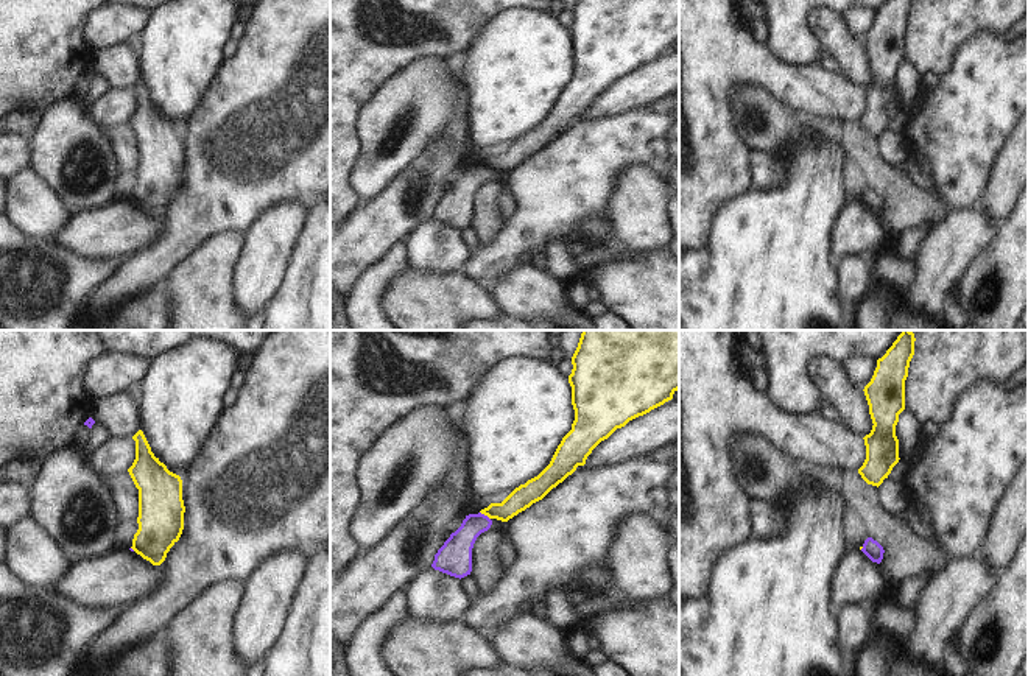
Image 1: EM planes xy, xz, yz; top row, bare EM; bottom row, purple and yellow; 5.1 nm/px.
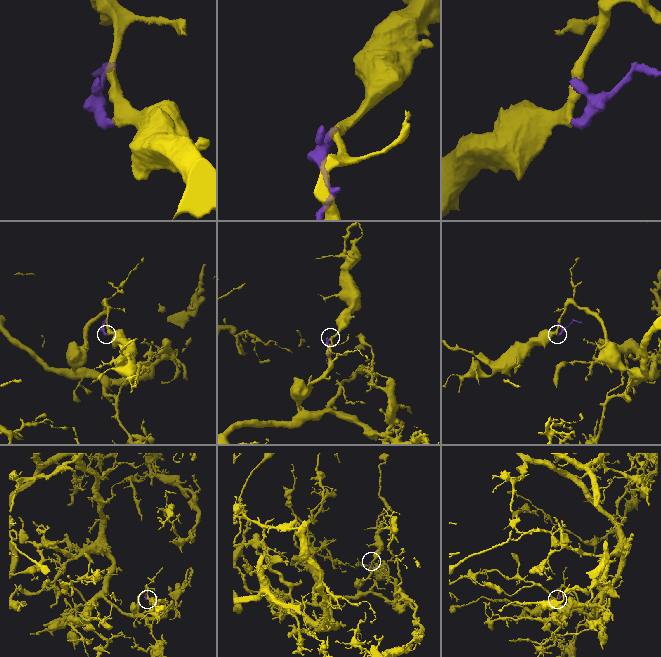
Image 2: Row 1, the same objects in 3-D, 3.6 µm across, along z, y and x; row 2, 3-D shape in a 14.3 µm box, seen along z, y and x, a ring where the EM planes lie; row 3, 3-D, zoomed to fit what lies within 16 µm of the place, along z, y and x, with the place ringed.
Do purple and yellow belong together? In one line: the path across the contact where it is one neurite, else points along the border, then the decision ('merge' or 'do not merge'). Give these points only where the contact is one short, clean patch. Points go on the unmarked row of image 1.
border xz (480, 162), (489, 170); do not merge

